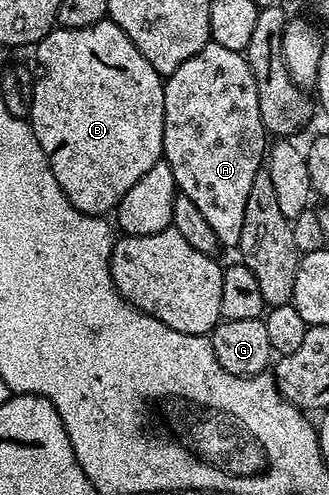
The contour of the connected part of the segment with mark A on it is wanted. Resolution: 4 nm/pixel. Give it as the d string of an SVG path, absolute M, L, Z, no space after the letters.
M212 42L205 44L199 54L187 58L164 81L165 86L165 129L163 130L163 160L169 165L171 174L177 183L177 190L180 195L191 198L195 202L195 207L203 218L207 218L207 223L211 230L215 230L215 238L222 249L237 248L239 238L243 234L243 210L247 210L247 194L251 190L251 181L255 178L257 172L262 171L263 161L267 155L267 133L263 126L263 118L259 118L259 90L255 90L255 74L251 74L251 66L248 59L242 53L235 50L227 50L227 46L219 46Z

